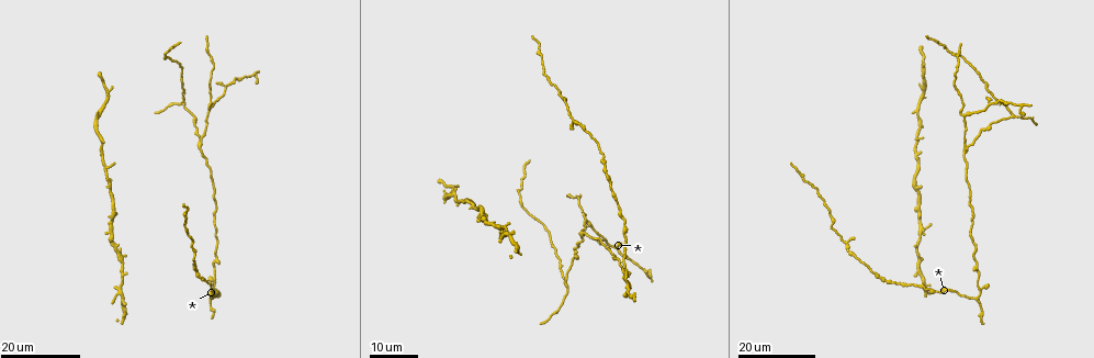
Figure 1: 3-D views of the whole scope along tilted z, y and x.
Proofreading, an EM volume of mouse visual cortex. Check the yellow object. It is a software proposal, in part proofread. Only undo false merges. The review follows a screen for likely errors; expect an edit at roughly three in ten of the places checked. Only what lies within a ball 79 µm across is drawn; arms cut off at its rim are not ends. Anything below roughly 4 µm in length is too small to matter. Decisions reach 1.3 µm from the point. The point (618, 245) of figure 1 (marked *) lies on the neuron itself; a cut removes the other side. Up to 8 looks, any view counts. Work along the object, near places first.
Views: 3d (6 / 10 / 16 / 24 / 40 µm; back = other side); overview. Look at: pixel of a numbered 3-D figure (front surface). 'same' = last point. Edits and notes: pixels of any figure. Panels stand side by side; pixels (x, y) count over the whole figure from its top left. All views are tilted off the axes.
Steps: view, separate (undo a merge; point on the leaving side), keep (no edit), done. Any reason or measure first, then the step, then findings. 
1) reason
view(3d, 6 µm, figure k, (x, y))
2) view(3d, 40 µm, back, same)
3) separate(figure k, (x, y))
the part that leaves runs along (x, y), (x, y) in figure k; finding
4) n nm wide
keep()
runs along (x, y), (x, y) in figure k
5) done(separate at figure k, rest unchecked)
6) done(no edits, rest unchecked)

thin arm on a thick one
view(3d, 24 µm, figure 1, (624, 245))

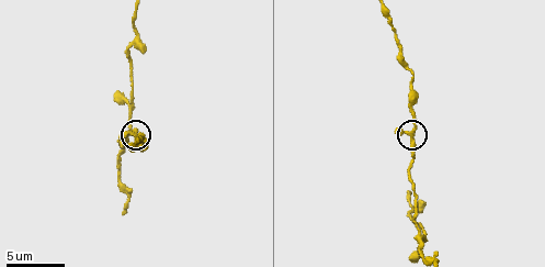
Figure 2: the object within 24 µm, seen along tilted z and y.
view(3d, 10 µm, figure 2, (412, 133))

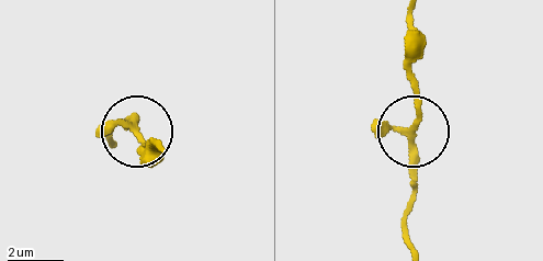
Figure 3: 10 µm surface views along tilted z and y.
210 nm wide
keep()
continuous, no second neuron

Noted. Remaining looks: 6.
three arms meet
view(3d, 24 µm, figure 1, (185, 102))

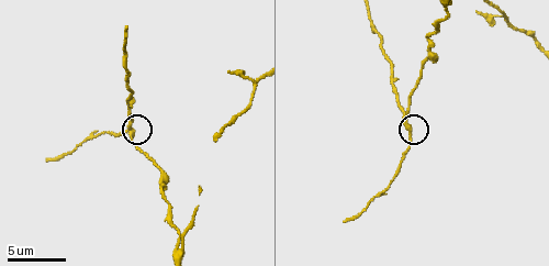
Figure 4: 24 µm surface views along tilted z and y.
closer look
view(3d, 10 µm, figure 4, (129, 132))

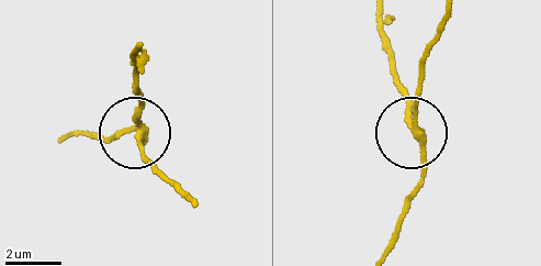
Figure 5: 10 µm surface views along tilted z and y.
3 arms
separate(figure 5, (144, 104))
the part that leaves runs along (418, 131), (407, 113), (381, 12) in figure 5; two neurons meet here

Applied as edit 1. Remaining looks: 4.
three-way junction
view(3d, 16 µm, figure 4, (179, 252))

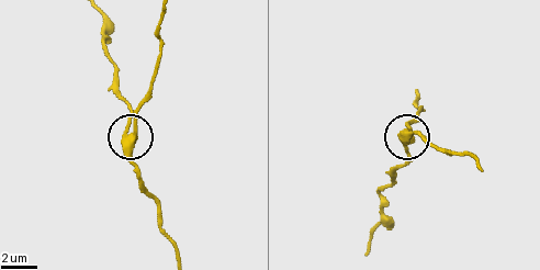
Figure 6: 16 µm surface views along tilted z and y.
side arm 30 µm
keep()
runs along (179, 256), (160, 222), (159, 200), (131, 155), (128, 103) in figure 6; all the same neuron

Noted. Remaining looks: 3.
a fork
view(3d, 16 µm, figure 1, (583, 218))

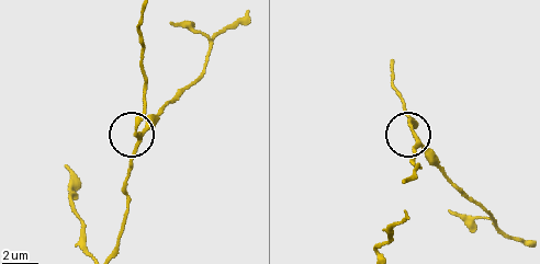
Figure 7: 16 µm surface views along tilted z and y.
view(3d, 6 µm, figure 7, (416, 137))

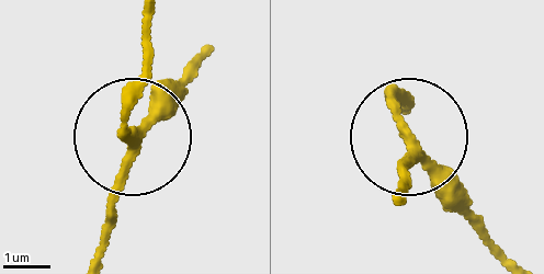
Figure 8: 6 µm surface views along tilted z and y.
view(3d, 6 µm, back, figure 8, (412, 144))

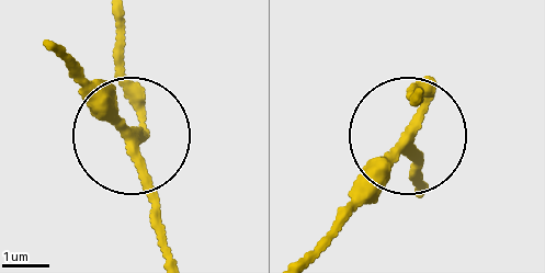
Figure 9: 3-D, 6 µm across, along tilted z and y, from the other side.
200 nm wide
keep()
runs along (169, 247), (134, 139), (140, 98), (118, 52) in figure 9; one neuron here

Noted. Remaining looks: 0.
done(separate at figure 5, rest unchecked)

